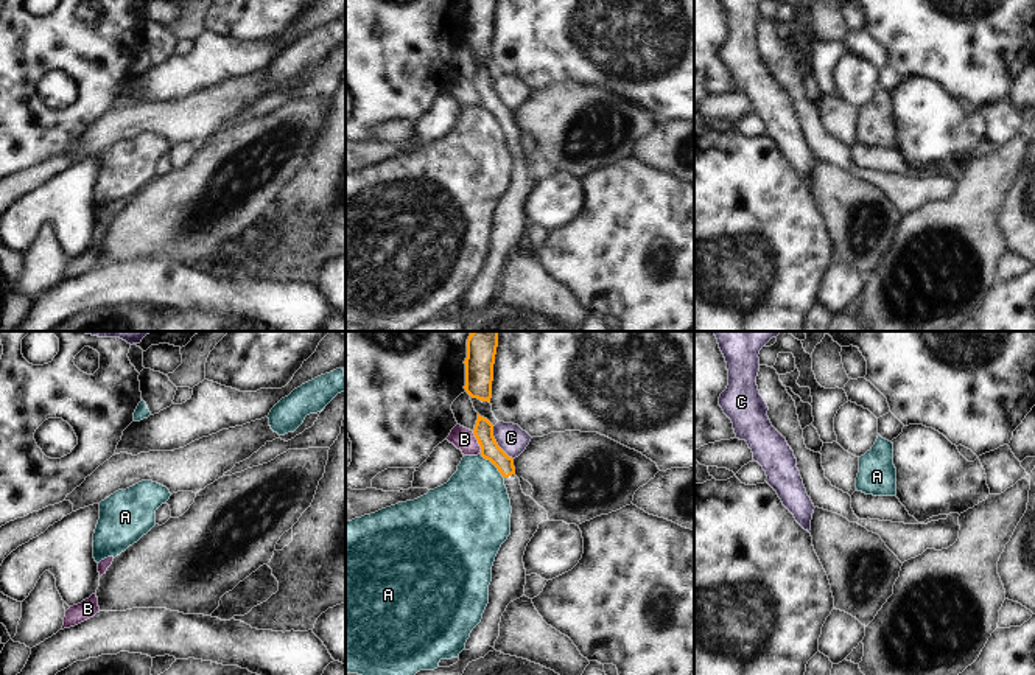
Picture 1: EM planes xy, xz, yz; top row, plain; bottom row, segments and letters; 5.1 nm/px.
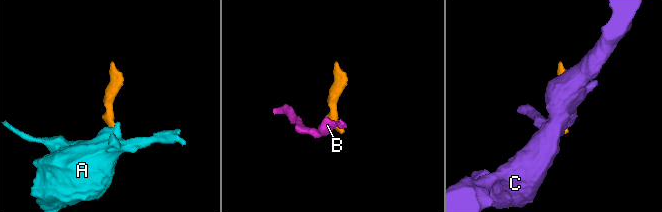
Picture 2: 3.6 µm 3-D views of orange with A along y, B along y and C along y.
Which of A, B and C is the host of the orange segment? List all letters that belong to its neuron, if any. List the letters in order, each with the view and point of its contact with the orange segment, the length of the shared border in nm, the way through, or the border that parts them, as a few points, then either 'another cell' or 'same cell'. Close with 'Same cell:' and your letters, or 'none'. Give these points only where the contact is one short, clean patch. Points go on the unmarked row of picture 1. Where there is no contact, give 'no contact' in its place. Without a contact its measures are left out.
A: meets orange in xz at (494, 115); contact 180 nm long; border along xz (480, 106), (503, 129); another cell
B: meets orange in xz at (478, 94); contact 130 nm long; border along xz (472, 83), (481, 104); another cell
C: meets orange in xz at (497, 95); contact 200 nm long; border along xz (492, 78), (495, 94), (512, 111); another cell
Same cell: none

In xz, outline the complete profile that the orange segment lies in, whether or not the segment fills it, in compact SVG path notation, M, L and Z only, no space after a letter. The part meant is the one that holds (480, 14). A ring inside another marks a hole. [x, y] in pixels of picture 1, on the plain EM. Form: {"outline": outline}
{"outline": "M467 0L464 40L472 50L490 54L495 6L496 0Z"}

